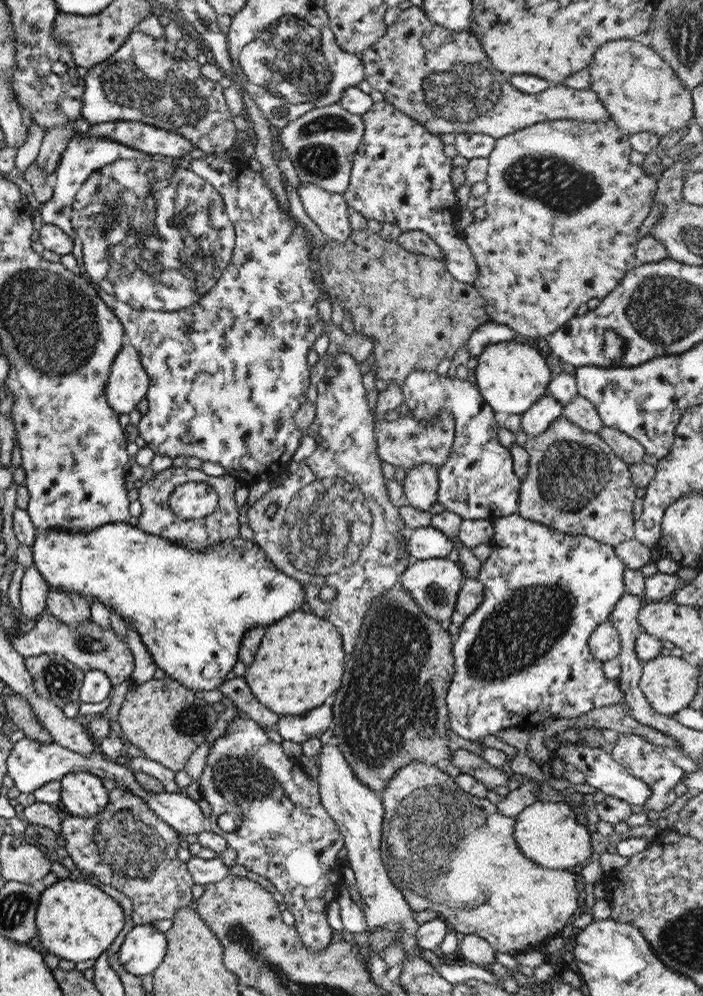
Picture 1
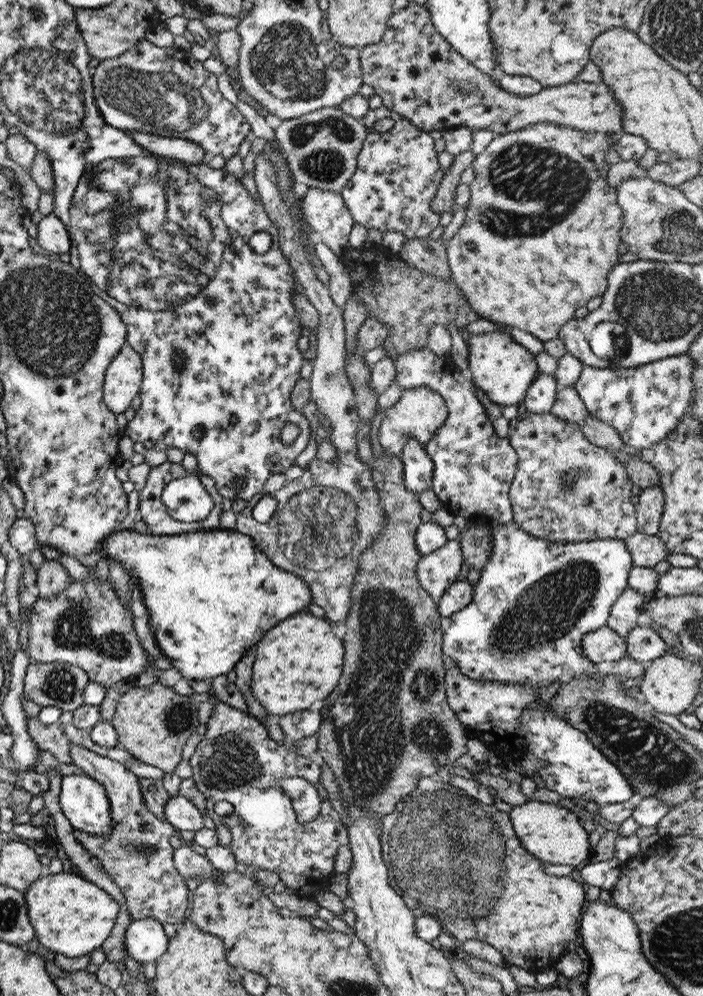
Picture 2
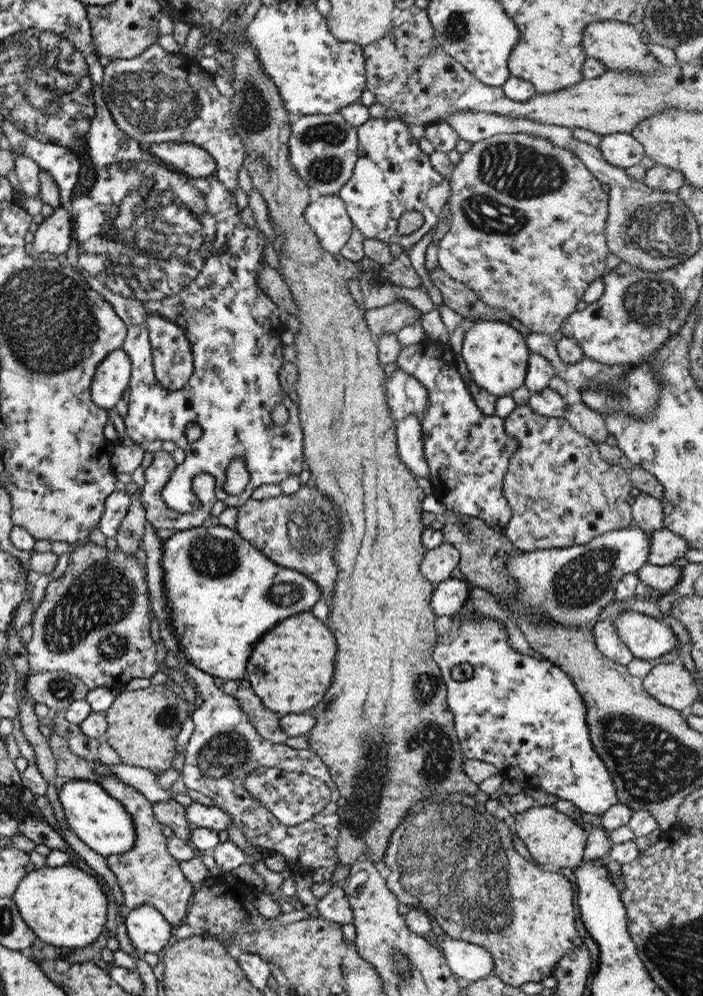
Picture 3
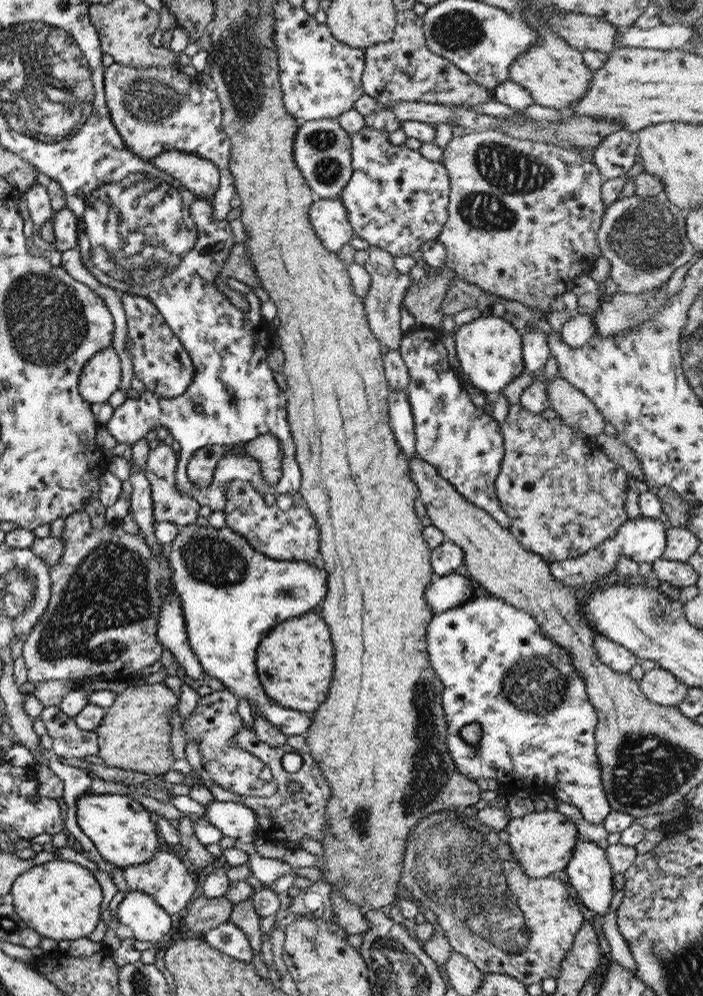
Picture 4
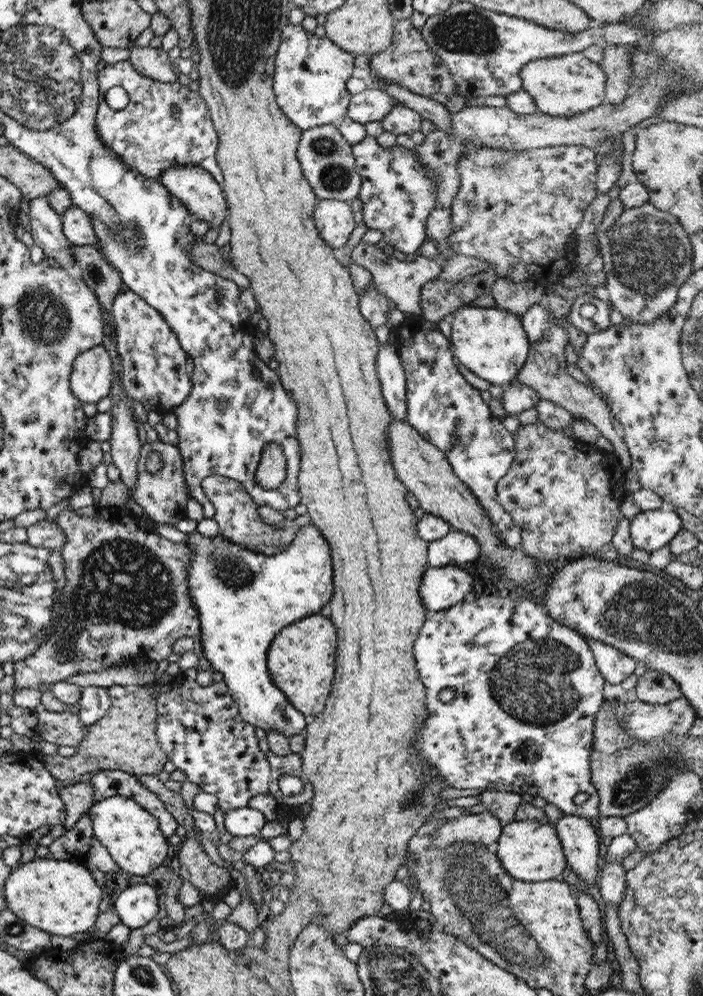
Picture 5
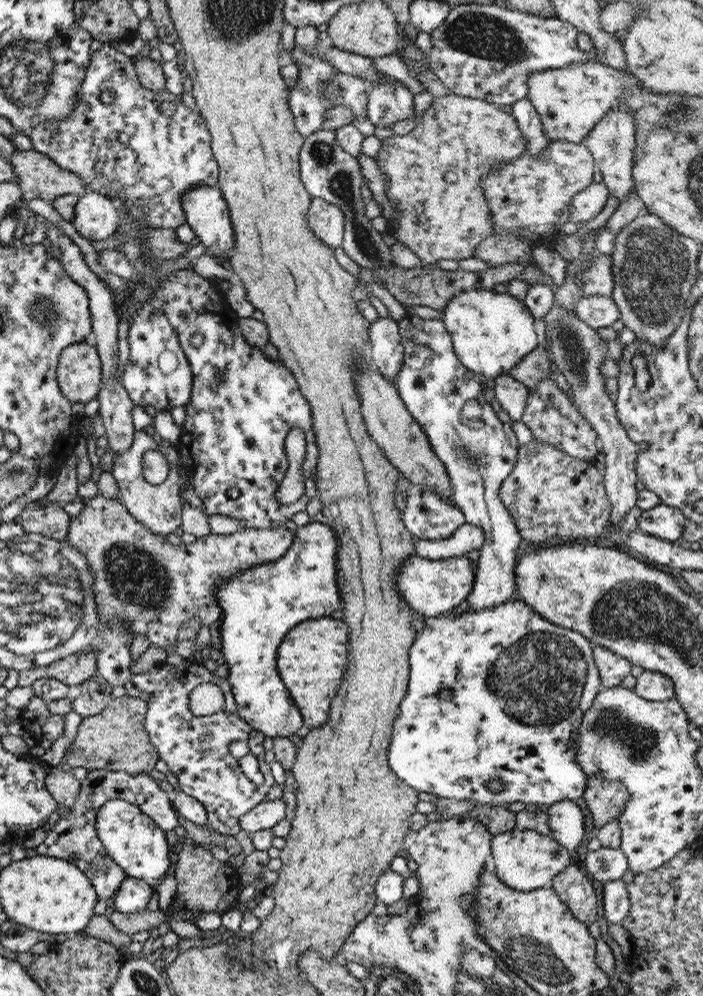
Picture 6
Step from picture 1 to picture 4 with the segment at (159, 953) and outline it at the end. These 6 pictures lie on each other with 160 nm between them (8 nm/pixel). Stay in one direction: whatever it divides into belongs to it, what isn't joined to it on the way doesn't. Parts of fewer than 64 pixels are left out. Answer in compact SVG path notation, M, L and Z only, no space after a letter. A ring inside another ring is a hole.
M128 890L117 907L117 920L129 928L133 939L157 944L169 935L172 916L147 894Z

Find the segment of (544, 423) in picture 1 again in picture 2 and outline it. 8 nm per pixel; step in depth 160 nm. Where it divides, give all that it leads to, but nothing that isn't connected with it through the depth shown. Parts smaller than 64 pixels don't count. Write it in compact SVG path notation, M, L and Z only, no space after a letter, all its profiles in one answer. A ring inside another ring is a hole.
M536 372L536 377L527 387L527 392L522 400L527 413L535 415L549 413L552 404L555 402L557 388L552 375Z

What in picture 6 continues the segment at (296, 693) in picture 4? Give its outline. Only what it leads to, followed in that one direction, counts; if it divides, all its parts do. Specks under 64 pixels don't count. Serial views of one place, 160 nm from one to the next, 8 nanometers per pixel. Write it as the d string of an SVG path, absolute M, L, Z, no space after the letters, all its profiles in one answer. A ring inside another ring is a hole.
M329 617L296 624L277 646L277 672L302 716L303 731L325 724L347 658L347 626Z

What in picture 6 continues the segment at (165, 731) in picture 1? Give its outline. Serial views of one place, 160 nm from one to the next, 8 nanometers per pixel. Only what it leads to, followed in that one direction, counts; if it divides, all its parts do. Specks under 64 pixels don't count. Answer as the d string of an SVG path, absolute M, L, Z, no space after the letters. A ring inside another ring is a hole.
M112 698L97 714L82 717L80 725L62 760L67 769L109 770L115 772L148 773L153 770L158 754L144 729L146 703L139 698Z

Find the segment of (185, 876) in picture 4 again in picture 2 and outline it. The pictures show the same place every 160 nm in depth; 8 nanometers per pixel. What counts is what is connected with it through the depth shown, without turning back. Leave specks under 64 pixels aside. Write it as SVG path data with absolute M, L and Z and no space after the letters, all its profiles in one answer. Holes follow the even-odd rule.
M70 743L69 754L72 764L104 788L111 819L111 828L106 835L95 837L91 833L74 830L75 840L97 859L100 868L119 887L125 900L125 910L132 919L147 918L162 925L180 924L187 917L191 892L173 864L169 838L176 833L175 829L147 810L138 777L122 764L75 743Z

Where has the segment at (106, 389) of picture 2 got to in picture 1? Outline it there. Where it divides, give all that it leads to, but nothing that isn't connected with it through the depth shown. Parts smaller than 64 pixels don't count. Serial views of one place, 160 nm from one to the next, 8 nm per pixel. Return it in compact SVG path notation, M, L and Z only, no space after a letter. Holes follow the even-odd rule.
M123 342L110 366L105 385L107 404L118 415L128 414L146 396L149 377L143 370L137 351Z

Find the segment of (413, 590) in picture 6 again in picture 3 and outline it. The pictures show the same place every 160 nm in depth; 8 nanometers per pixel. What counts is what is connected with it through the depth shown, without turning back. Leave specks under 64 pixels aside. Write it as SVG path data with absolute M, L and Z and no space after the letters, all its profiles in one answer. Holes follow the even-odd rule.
M457 574L433 588L430 607L436 616L452 616L469 600L469 584Z

